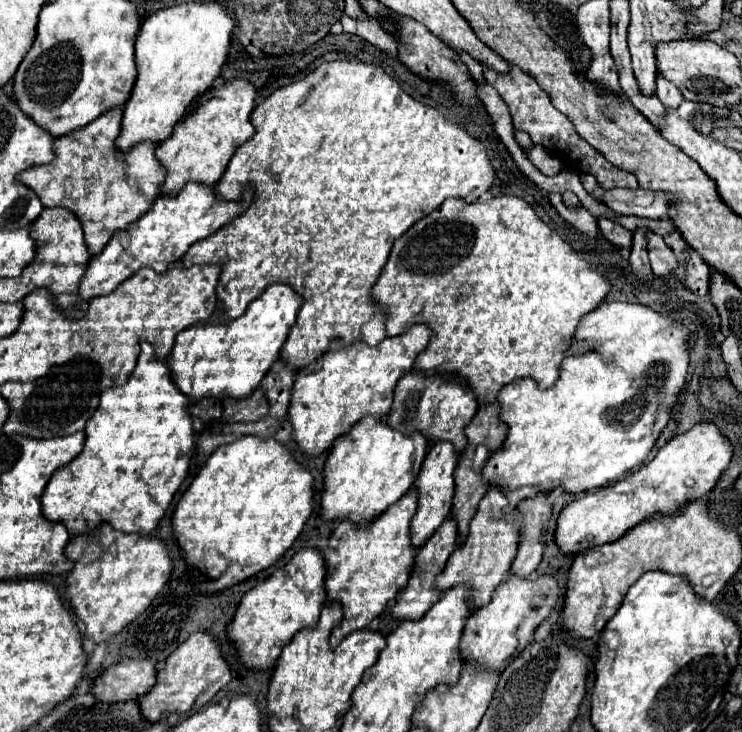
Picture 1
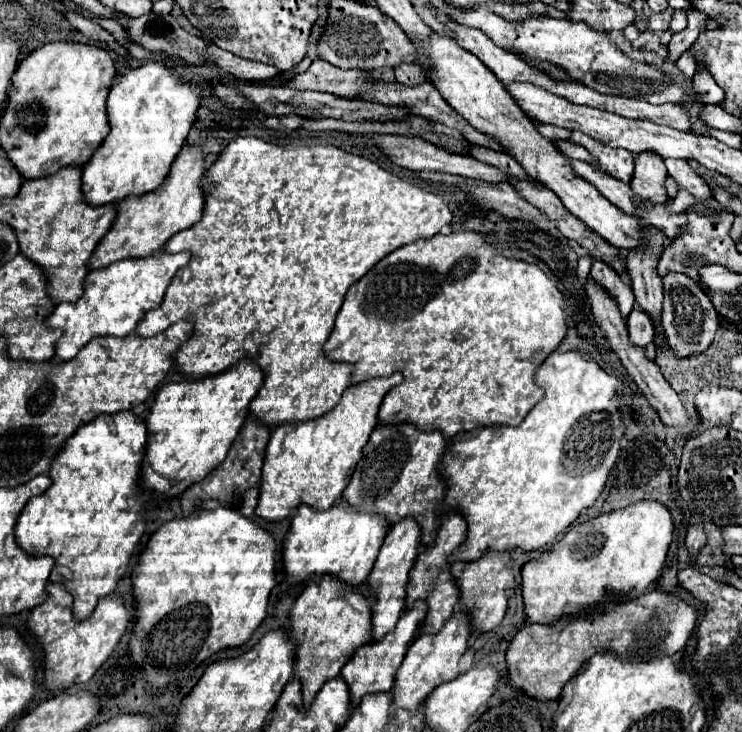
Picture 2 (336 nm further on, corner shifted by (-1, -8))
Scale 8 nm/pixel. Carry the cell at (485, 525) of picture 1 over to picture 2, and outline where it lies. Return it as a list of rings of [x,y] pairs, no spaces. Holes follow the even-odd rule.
[[[457,610],[441,628],[441,632],[431,634],[425,632],[421,634],[411,648],[405,654],[405,660],[401,664],[401,668],[395,674],[395,686],[393,686],[393,704],[391,710],[403,708],[409,712],[415,712],[419,708],[419,704],[429,696],[429,692],[433,688],[437,688],[443,682],[449,682],[453,678],[457,678],[459,674],[459,658],[465,654],[467,650],[467,640],[469,640],[469,618],[463,610]]]

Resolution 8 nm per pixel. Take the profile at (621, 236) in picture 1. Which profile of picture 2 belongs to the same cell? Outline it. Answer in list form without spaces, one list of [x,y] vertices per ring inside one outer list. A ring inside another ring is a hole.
[[[601,260],[593,262],[591,266],[591,280],[595,280],[607,294],[611,294],[617,300],[619,312],[623,318],[629,316],[629,312],[635,308],[635,298],[629,286],[629,280],[615,274],[613,268],[607,268],[607,264],[603,264]]]

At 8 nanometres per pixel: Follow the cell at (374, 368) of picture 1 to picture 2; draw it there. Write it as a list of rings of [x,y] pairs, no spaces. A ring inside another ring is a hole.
[[[393,374],[389,378],[373,378],[349,386],[339,404],[319,420],[277,426],[267,444],[255,514],[269,522],[279,522],[285,520],[299,504],[307,504],[315,510],[331,508],[339,500],[355,464],[363,456],[363,446],[377,426],[377,412],[385,394],[401,380],[401,374]]]

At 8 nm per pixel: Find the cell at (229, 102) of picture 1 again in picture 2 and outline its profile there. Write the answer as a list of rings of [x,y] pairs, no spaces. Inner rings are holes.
[[[185,146],[177,160],[171,166],[165,182],[145,194],[143,198],[129,196],[117,204],[117,216],[111,224],[111,230],[101,238],[93,256],[89,258],[89,268],[105,268],[117,260],[125,258],[147,258],[159,252],[159,248],[179,230],[187,230],[201,220],[205,194],[203,194],[203,176],[205,176],[205,154],[199,146]]]

